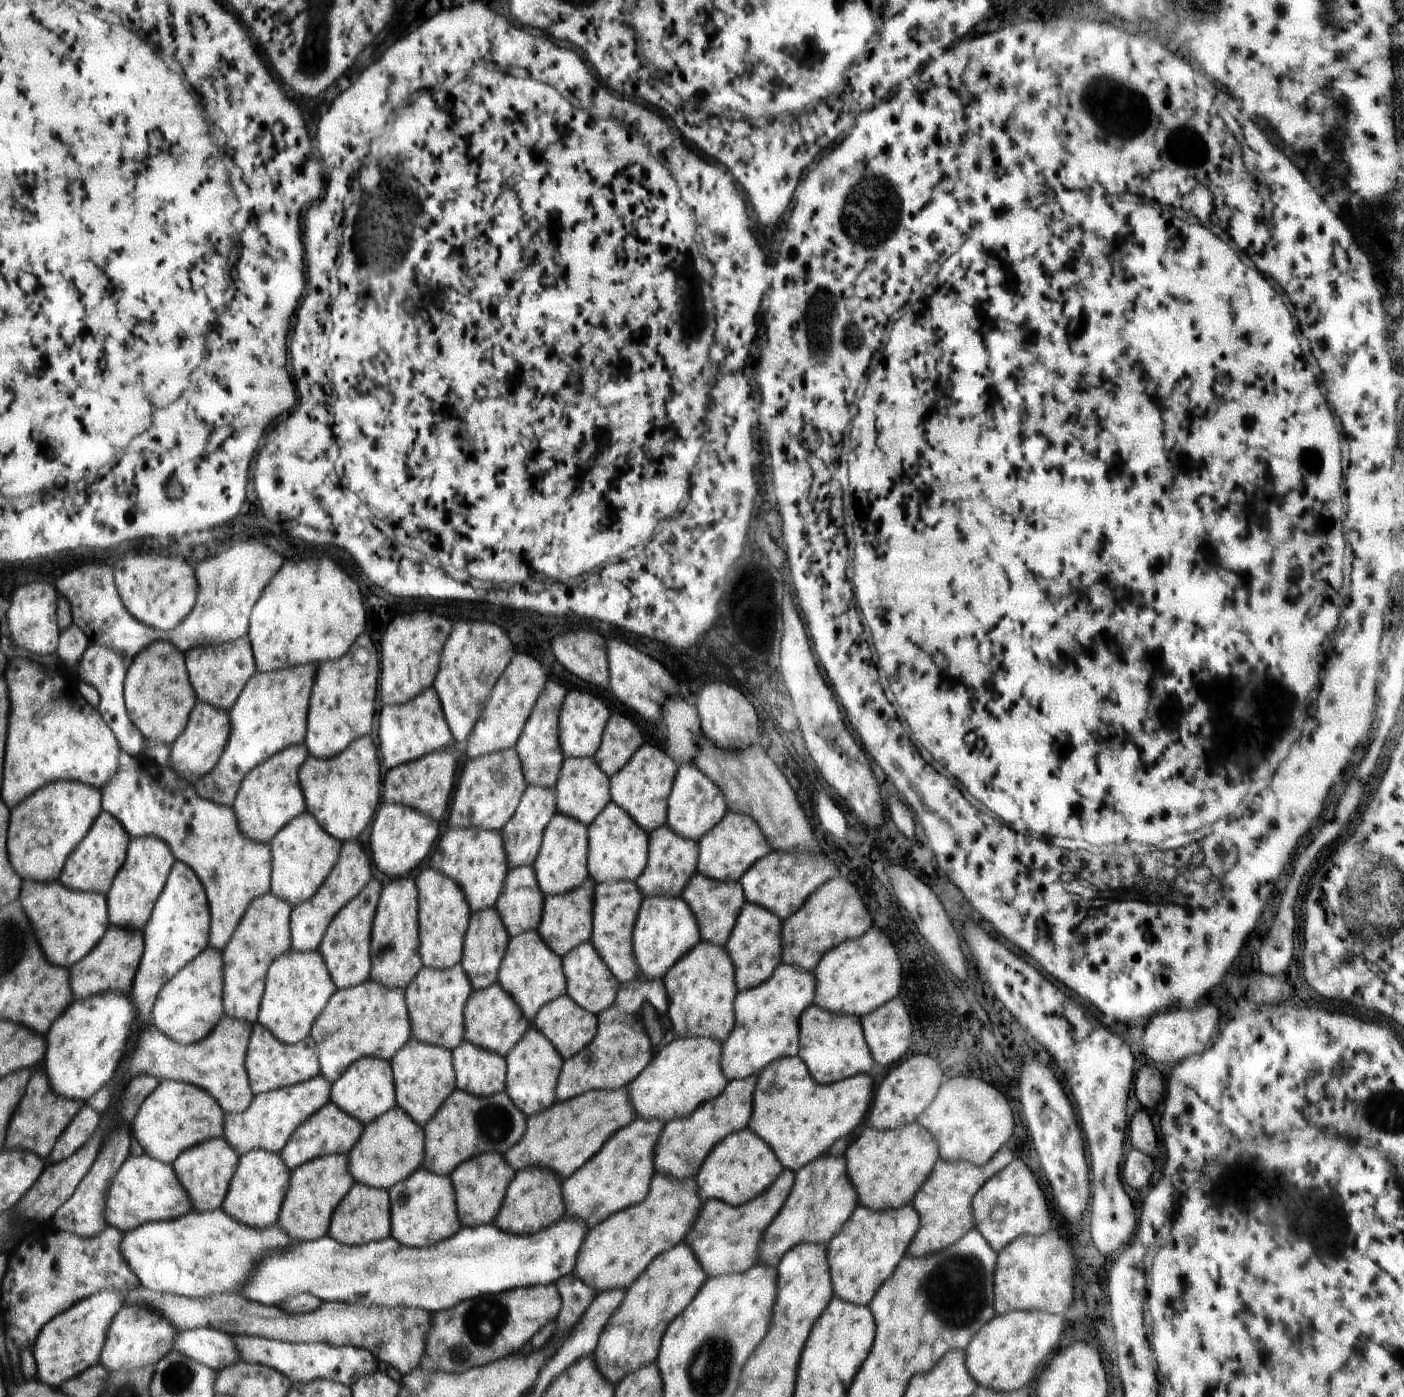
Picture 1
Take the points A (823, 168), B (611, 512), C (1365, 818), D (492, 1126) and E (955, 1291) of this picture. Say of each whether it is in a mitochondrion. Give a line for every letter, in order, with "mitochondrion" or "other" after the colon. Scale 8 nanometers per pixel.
A: other
B: other
C: other
D: mitochondrion
E: mitochondrion

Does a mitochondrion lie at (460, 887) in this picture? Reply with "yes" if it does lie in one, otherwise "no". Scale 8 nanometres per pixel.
no

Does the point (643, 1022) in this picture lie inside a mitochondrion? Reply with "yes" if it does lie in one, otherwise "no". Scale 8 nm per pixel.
yes

